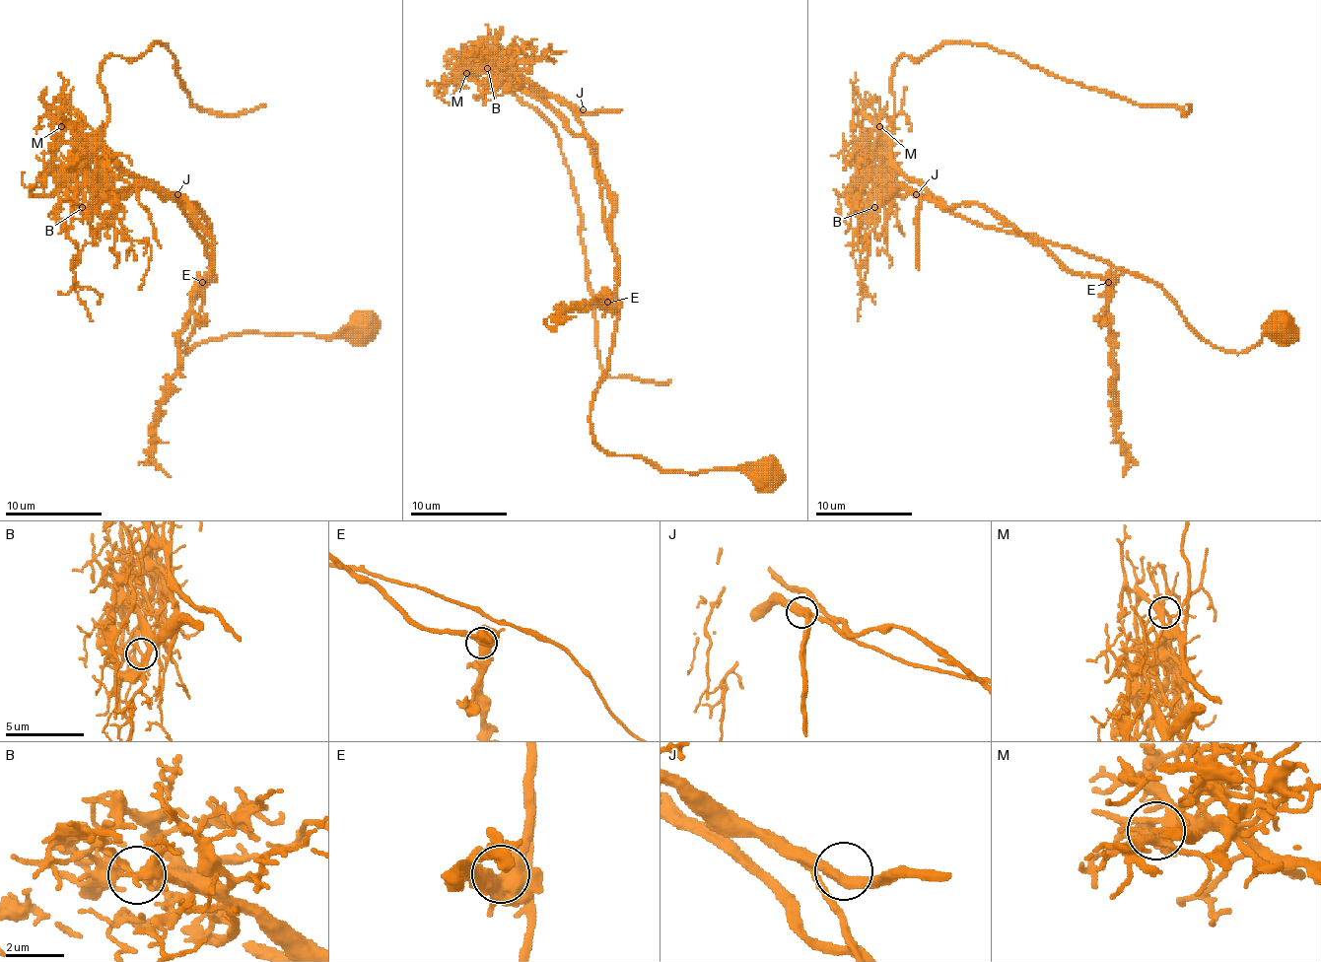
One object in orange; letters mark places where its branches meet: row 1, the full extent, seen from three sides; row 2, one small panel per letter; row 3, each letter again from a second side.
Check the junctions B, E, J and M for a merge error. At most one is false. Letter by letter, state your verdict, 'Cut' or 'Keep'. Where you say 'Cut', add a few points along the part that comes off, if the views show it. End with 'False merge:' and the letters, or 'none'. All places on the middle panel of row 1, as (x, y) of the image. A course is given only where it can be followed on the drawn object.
B: Cut. Course of the part to remove: (488, 68), (473, 71), (517, 83), (592, 144), (609, 197), (614, 295), (561, 309), (558, 319), (576, 316)
E: Keep
J: Keep
M: Keep
False merge: B

